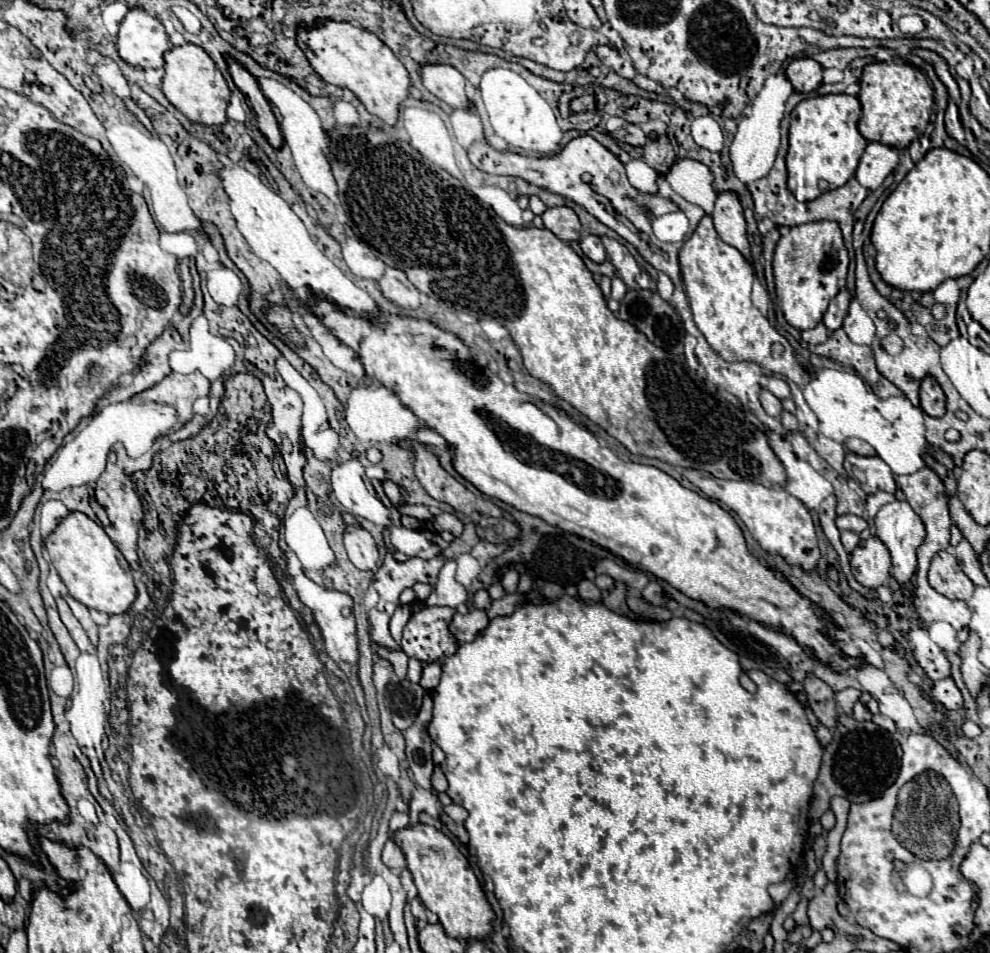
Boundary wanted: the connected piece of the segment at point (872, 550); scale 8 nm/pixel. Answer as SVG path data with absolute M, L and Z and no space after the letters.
M875 536L861 540L851 554L851 572L855 580L869 590L887 586L891 578L891 556L885 544Z

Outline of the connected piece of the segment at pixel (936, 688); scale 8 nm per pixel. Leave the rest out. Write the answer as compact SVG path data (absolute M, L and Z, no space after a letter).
M943 678L933 682L933 688L929 692L929 698L939 704L943 710L951 712L951 710L959 710L963 706L963 698L959 688L955 686L953 678Z

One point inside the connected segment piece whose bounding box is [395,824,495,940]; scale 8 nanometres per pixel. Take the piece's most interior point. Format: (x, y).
(447, 885)

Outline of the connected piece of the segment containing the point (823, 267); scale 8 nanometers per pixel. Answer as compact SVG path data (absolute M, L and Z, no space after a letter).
M819 220L819 222L793 226L789 234L777 242L775 258L773 258L775 290L777 290L777 298L781 300L781 310L785 314L785 320L801 332L815 328L821 322L829 306L829 300L841 288L845 288L847 266L849 266L849 256L837 222Z

